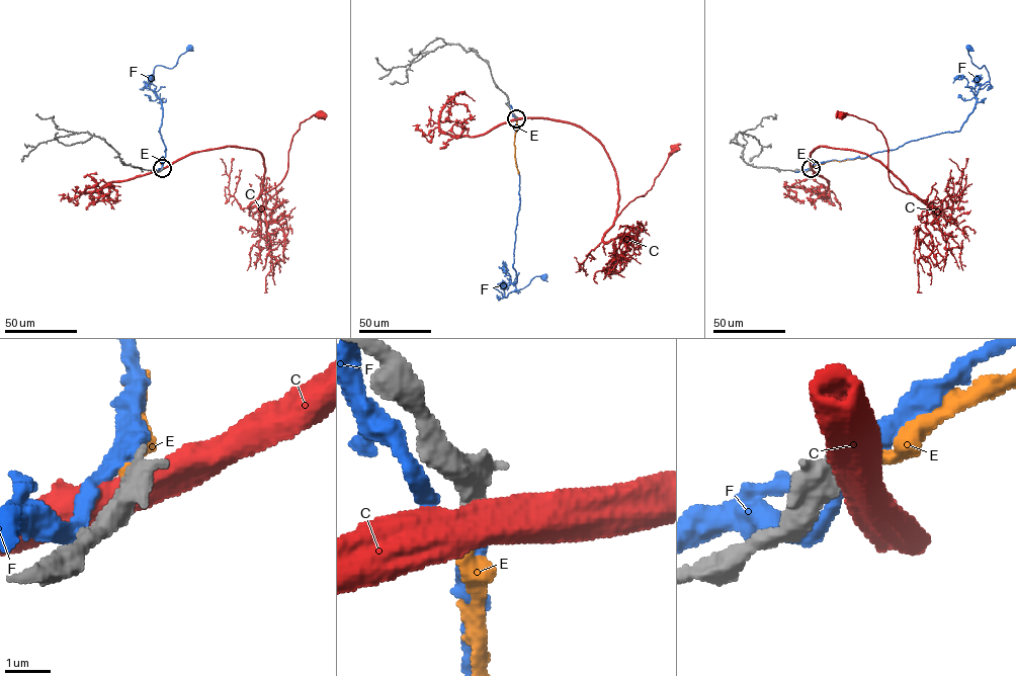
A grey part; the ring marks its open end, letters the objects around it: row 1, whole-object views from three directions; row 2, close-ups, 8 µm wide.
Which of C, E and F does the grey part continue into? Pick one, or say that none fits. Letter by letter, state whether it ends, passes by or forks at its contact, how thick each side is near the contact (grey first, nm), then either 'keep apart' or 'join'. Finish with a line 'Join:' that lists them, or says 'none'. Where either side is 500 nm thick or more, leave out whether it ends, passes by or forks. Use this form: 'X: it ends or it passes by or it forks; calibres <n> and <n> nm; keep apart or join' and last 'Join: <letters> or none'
C: calibres 420 and 500 nm; keep apart
E: it ends; calibres 400 and 260 nm; join
F: it passes by; calibres 440 and 300 nm; keep apart
Join: E

